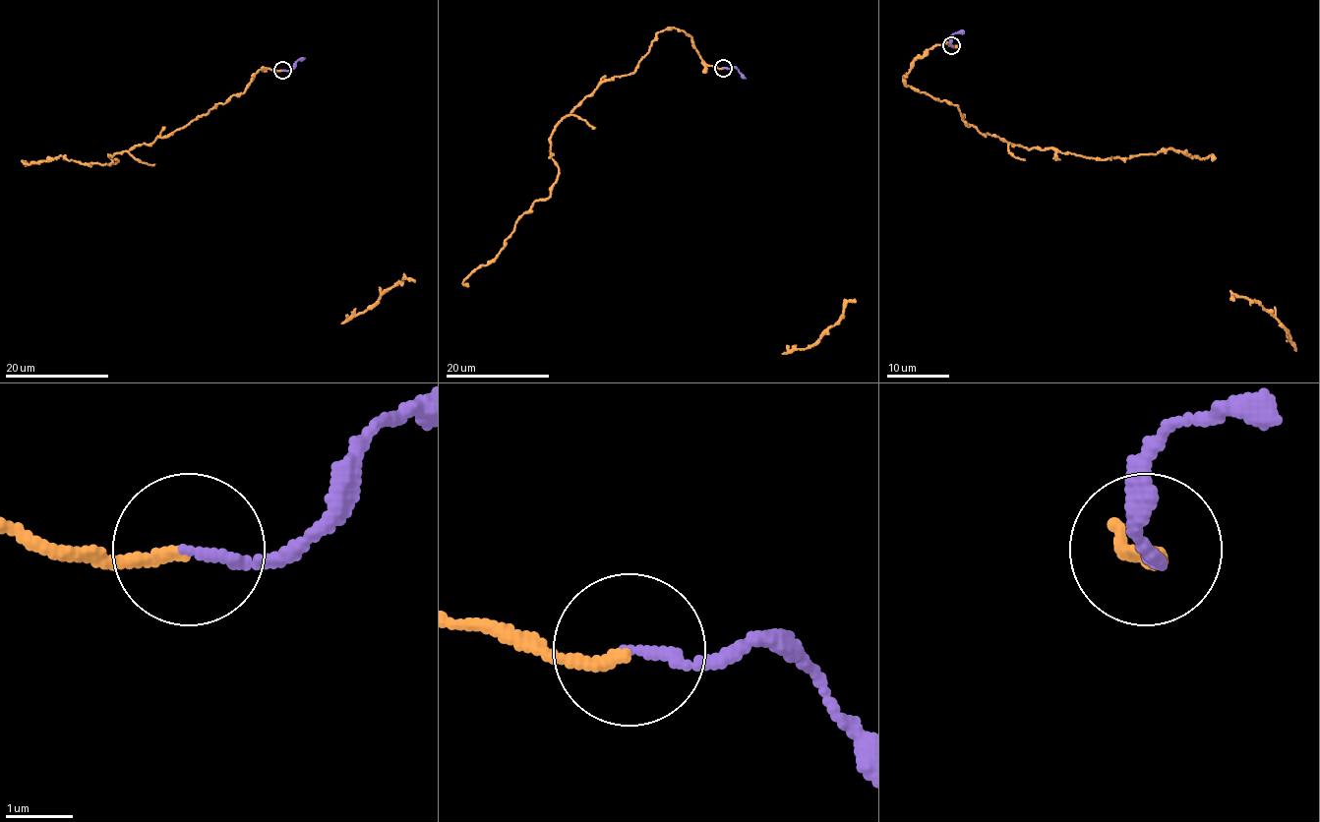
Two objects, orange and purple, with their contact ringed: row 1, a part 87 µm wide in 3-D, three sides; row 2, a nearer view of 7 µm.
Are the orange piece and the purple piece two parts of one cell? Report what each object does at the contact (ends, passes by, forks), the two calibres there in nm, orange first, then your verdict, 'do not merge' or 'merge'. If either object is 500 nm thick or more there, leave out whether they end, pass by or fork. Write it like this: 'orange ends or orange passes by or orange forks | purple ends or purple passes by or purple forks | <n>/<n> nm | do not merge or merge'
orange ends | purple ends | 160/150 nm | merge

